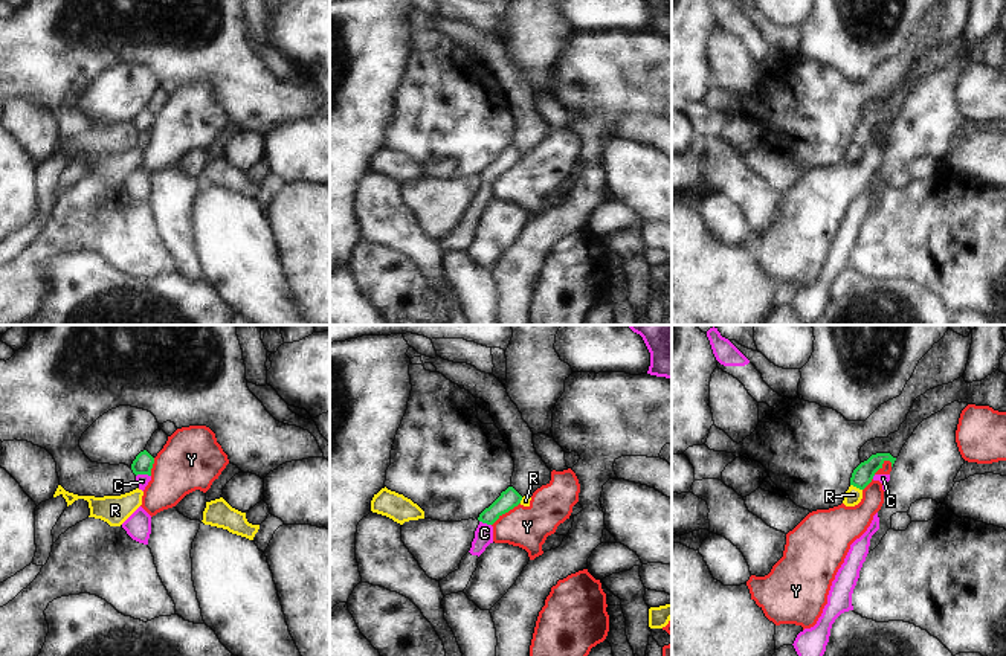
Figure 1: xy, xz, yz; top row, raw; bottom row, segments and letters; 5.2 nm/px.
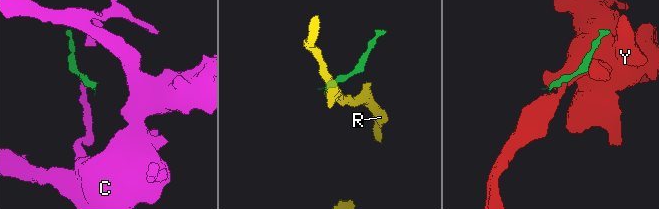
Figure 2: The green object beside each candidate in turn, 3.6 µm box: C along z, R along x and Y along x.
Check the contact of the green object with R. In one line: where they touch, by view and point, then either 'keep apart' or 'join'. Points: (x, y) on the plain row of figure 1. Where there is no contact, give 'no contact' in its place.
yz (857, 145) | keep apart

